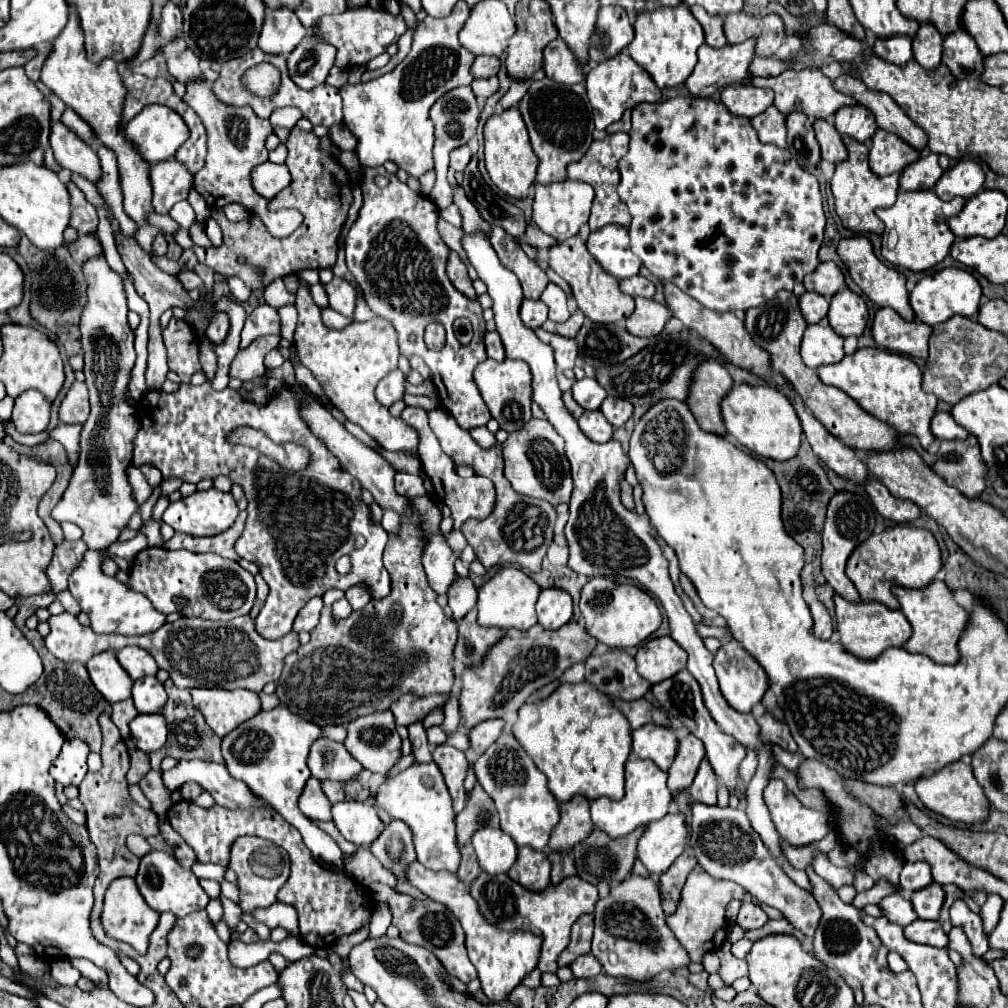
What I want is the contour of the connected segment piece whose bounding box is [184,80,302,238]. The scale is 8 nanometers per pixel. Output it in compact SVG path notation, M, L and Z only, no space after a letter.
M204 80L186 86L184 102L200 116L200 120L206 128L206 134L208 134L206 164L194 176L194 188L202 194L202 198L208 202L208 206L224 208L230 202L238 202L248 212L258 216L262 220L262 224L266 226L266 230L274 238L282 238L282 236L292 234L302 224L302 214L298 210L276 210L276 212L272 212L268 208L268 200L252 188L252 180L250 180L252 170L258 164L268 162L266 138L272 134L270 120L260 120L250 110L250 106L232 108L232 106L218 102L214 92L210 90L210 84L206 84Z

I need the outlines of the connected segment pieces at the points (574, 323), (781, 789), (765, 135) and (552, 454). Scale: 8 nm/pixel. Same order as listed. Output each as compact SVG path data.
M574 312L572 318L566 320L566 322L558 324L558 322L546 320L546 322L542 324L542 328L548 330L548 332L552 332L552 334L560 334L560 336L566 336L566 338L574 338L574 336L578 334L582 322L584 322L584 314L582 314L582 312Z
M771 779L764 788L764 802L770 810L770 818L778 830L780 838L792 846L804 846L804 844L810 844L814 840L820 840L834 828L832 812L824 814L824 812L814 812L814 810L802 806L800 800L786 788L786 784L780 779Z
M768 106L762 114L750 118L752 128L758 132L760 142L774 144L778 148L786 148L786 126L784 114L778 112L776 106Z
M532 418L522 430L510 434L504 442L504 474L510 480L512 488L524 496L540 498L558 506L560 502L570 500L572 492L572 476L570 476L570 462L566 458L564 438L554 430L548 420Z

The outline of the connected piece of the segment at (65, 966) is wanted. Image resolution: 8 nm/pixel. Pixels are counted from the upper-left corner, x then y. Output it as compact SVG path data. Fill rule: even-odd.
M54 960L50 964L50 974L60 986L76 986L81 974L68 960Z

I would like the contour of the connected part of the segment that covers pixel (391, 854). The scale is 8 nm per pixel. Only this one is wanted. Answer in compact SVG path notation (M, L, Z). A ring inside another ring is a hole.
M392 820L390 826L380 834L380 838L372 842L370 850L380 860L382 866L394 870L394 876L398 878L398 886L396 886L398 892L414 896L418 900L426 898L420 890L414 890L414 886L402 882L402 870L406 868L406 862L416 860L416 852L412 846L412 832L404 822Z

